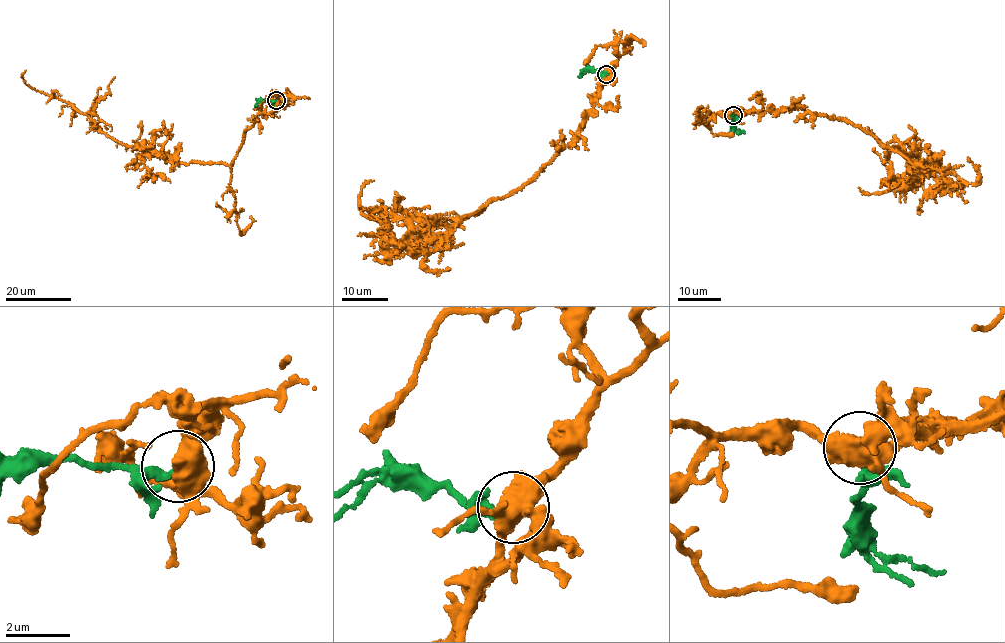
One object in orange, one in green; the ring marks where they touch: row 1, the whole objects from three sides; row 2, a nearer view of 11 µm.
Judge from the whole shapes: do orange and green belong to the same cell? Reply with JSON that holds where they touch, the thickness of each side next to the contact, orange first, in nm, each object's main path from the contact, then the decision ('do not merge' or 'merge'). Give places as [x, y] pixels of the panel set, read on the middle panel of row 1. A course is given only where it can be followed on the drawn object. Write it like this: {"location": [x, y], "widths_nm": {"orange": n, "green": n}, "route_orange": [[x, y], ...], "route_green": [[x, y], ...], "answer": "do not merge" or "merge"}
{"location": [606, 74], "widths_nm": {"orange": 480, "green": 240}, "route_orange": [[606, 73], [572, 143], [448, 230], [430, 236], [363, 213], [359, 194], [374, 181]], "route_green": [[606, 73], [589, 69], [579, 77]], "answer": "do not merge"}

